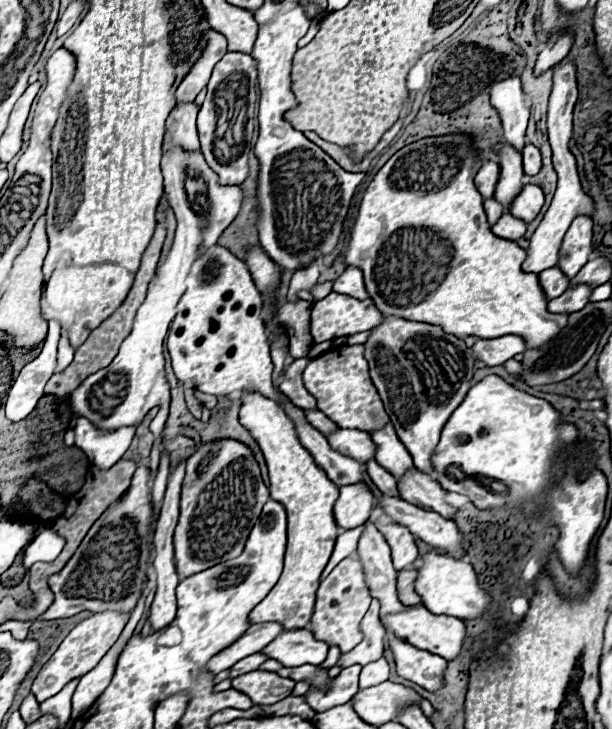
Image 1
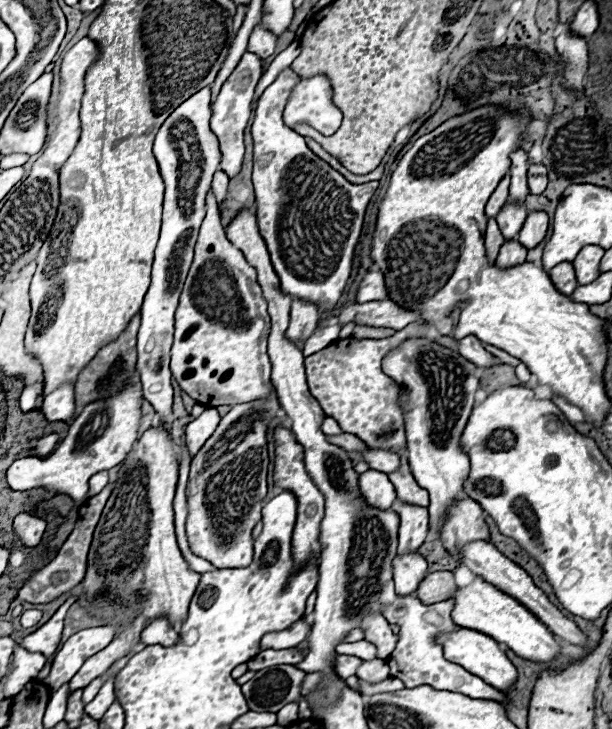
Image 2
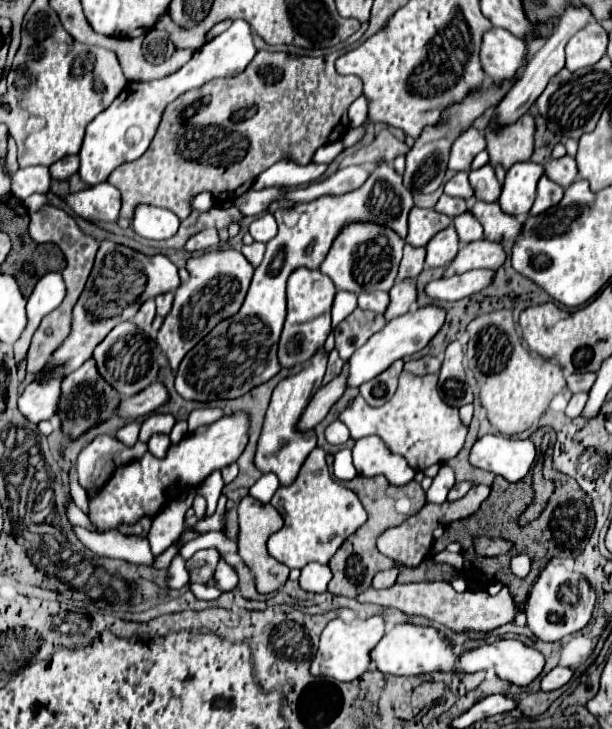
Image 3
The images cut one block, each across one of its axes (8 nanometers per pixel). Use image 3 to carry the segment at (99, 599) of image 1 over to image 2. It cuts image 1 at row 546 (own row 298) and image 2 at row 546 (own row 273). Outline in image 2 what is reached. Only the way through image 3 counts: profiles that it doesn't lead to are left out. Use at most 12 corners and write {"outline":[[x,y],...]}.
{"outline":[[148,428],[124,460],[94,532],[92,600],[142,592],[138,616],[84,662],[70,694],[180,626],[200,582],[176,546],[180,462]]}

